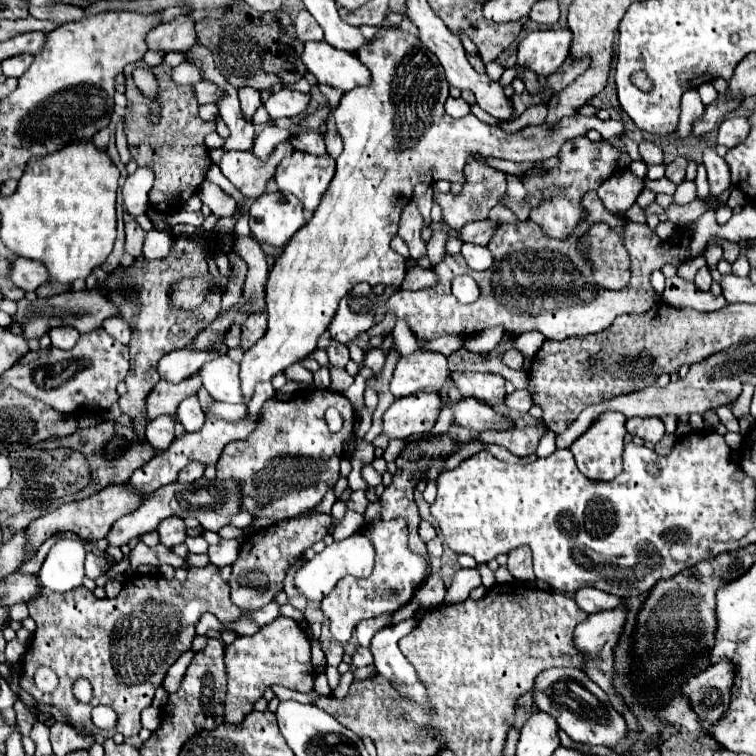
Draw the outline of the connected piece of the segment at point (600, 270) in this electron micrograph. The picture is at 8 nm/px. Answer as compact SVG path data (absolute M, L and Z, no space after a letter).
M605 223L593 225L591 233L581 241L589 249L595 281L607 289L619 289L629 281L629 253L621 237Z

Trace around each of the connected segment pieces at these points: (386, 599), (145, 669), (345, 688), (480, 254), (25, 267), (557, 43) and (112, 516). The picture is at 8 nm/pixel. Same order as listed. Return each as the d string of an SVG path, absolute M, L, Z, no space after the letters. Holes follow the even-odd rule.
M405 519L369 523L363 527L363 535L373 541L377 551L373 573L365 579L345 577L341 583L337 583L333 593L321 601L321 609L331 621L331 635L335 641L343 645L351 639L353 629L361 619L373 619L387 611L393 613L401 609L405 603L409 603L409 599L417 591L417 585L423 581L425 569L427 569L425 559L409 551L408 523Z
M215 565L207 567L193 567L189 569L187 581L179 583L177 579L165 579L159 573L155 575L141 575L141 577L129 577L121 589L121 593L115 599L97 599L89 589L77 587L67 593L53 593L43 591L37 601L27 603L31 617L37 623L37 631L33 633L33 641L27 649L27 653L21 659L21 679L19 685L29 691L37 701L63 707L69 717L71 725L75 729L87 729L93 733L99 733L103 737L113 737L115 733L123 733L125 737L133 737L141 731L141 711L151 705L155 689L163 683L169 667L193 645L195 637L195 625L199 623L203 613L213 613L219 621L237 621L241 617L241 609L231 603L229 599L229 583L225 583L219 577L219 569ZM41 665L51 667L59 675L59 687L53 693L41 693L33 685L33 671ZM77 679L89 679L93 685L93 699L91 703L83 705L73 699L71 687ZM95 705L107 705L117 713L117 725L109 731L97 729L91 723L91 709Z
M350 670L341 676L338 687L334 690L333 695L338 699L343 699L349 691L349 687L354 680L353 672Z
M463 243L461 255L465 257L467 265L475 271L485 271L493 265L493 255L487 247L481 245L473 245L473 243Z
M23 257L13 261L13 273L11 273L9 279L25 291L35 291L39 285L45 285L45 283L51 281L49 271L43 263L29 261L29 259L23 259Z
M569 29L533 31L521 43L517 51L517 63L525 69L535 71L541 77L555 73L571 51Z
M113 483L105 489L101 489L97 495L91 495L91 497L81 499L81 501L61 505L57 511L53 511L49 515L43 515L43 517L35 519L29 525L29 529L27 529L27 533L29 533L27 559L31 559L37 553L39 545L45 543L53 535L81 537L81 539L89 539L89 541L103 539L121 515L127 515L129 511L135 511L141 505L141 499L143 499L143 495L133 495L133 487L129 487L129 483Z

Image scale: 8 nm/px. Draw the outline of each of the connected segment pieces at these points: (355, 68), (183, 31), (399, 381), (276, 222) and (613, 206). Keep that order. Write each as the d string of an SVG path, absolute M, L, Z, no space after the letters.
M307 41L301 59L321 85L337 87L343 93L371 83L369 69L353 53L339 51L325 41Z
M177 17L169 23L157 25L147 35L147 47L149 49L161 49L161 51L189 51L197 43L195 33L195 21L191 17Z
M415 351L413 355L399 359L391 379L391 393L399 399L427 387L441 389L447 377L449 369L445 355L435 351Z
M263 193L251 205L251 233L261 243L285 247L295 231L305 225L303 211L299 199L291 193Z
M619 169L599 189L599 199L611 213L625 213L643 191L643 179L635 177L629 169Z

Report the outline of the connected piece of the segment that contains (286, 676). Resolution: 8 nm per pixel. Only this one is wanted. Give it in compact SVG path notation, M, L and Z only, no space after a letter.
M279 615L269 625L261 627L255 635L237 637L225 649L227 665L227 695L225 695L225 721L241 723L251 713L253 703L271 685L283 685L287 689L309 693L313 691L315 667L311 663L311 641L301 625L289 617Z

